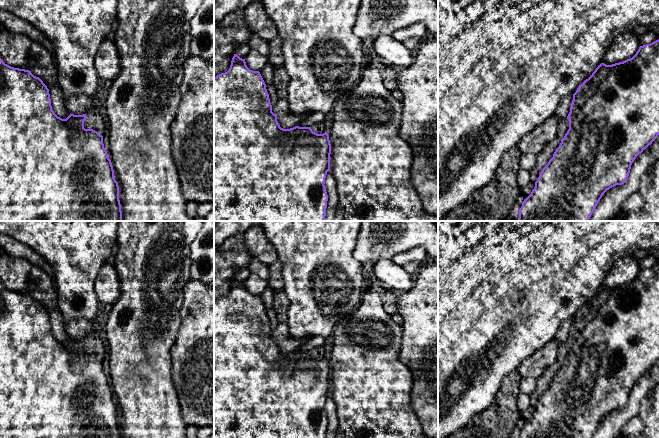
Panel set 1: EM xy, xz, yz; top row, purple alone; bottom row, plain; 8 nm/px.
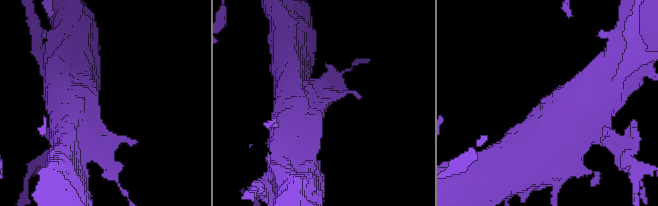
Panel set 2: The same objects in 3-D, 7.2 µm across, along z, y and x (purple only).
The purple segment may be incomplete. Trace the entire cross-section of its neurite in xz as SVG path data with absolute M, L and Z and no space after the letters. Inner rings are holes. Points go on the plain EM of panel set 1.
M234 278L227 296L214 301L214 438L326 438L328 419L324 409L330 395L331 368L327 356L317 358L310 351L283 353L272 336L266 308L259 295L250 294L245 283Z

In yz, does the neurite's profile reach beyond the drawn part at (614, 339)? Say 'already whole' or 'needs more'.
already whole

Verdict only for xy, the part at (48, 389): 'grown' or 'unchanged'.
unchanged

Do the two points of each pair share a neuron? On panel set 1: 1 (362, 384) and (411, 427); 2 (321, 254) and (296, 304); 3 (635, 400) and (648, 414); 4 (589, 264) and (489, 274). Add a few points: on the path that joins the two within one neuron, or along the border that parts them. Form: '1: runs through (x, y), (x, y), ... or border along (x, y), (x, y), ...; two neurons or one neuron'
1: runs through (374, 396), (399, 421); one neuron
2: runs through (314, 266), (308, 277), (308, 292); one neuron
3: border along (648, 394), (641, 403), (640, 411), (625, 423); two neurons
4: runs through (564, 266), (514, 266); one neuron

